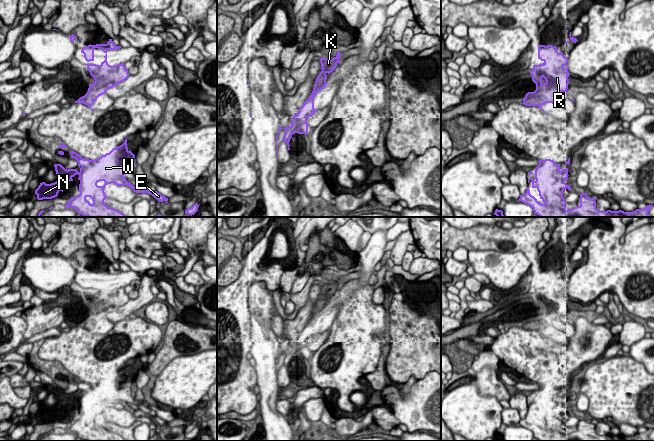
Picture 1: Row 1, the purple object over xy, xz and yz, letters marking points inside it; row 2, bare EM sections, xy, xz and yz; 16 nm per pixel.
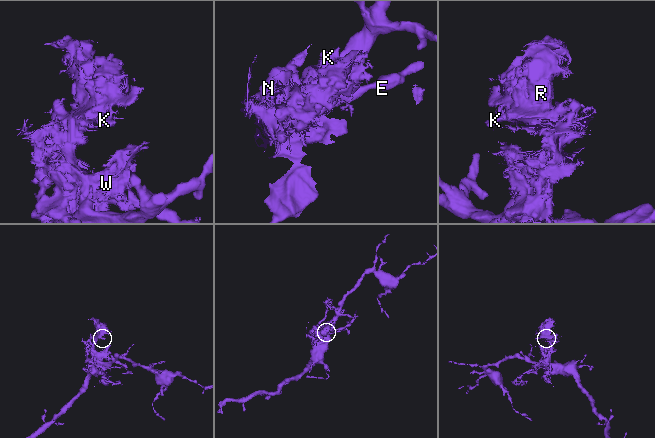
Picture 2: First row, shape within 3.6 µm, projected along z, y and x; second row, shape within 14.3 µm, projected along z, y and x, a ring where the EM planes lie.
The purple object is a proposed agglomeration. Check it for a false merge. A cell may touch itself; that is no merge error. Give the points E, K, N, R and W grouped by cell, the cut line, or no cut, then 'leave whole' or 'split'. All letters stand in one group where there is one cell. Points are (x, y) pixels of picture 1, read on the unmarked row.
E K N R W | no cut | leave whole

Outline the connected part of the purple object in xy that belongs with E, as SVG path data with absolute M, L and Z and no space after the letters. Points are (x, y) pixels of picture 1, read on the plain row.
M127 362L124 367L113 372L109 377L102 379L98 383L89 384L82 382L79 378L71 375L71 382L78 386L80 395L77 393L65 393L61 388L54 388L58 404L51 408L40 407L35 414L38 424L52 423L58 420L60 415L65 413L63 408L67 405L73 405L75 399L79 399L79 416L75 422L70 422L65 429L65 433L71 431L85 441L126 441L120 435L109 431L104 427L106 422L105 411L114 407L117 410L126 409L136 417L148 417L159 426L168 427L168 422L157 415L150 416L141 410L133 410L124 401L126 395L133 394L135 379L128 374Z

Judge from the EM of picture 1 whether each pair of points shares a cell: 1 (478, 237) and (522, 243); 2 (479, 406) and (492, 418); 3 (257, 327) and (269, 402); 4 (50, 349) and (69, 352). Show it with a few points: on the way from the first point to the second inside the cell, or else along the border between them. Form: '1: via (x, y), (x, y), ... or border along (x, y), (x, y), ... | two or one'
1: via (489, 237), (511, 239) | one
2: via (482, 409), (489, 416) | one
3: via (264, 346), (267, 383) | one
4: via (55, 349), (64, 349) | one

